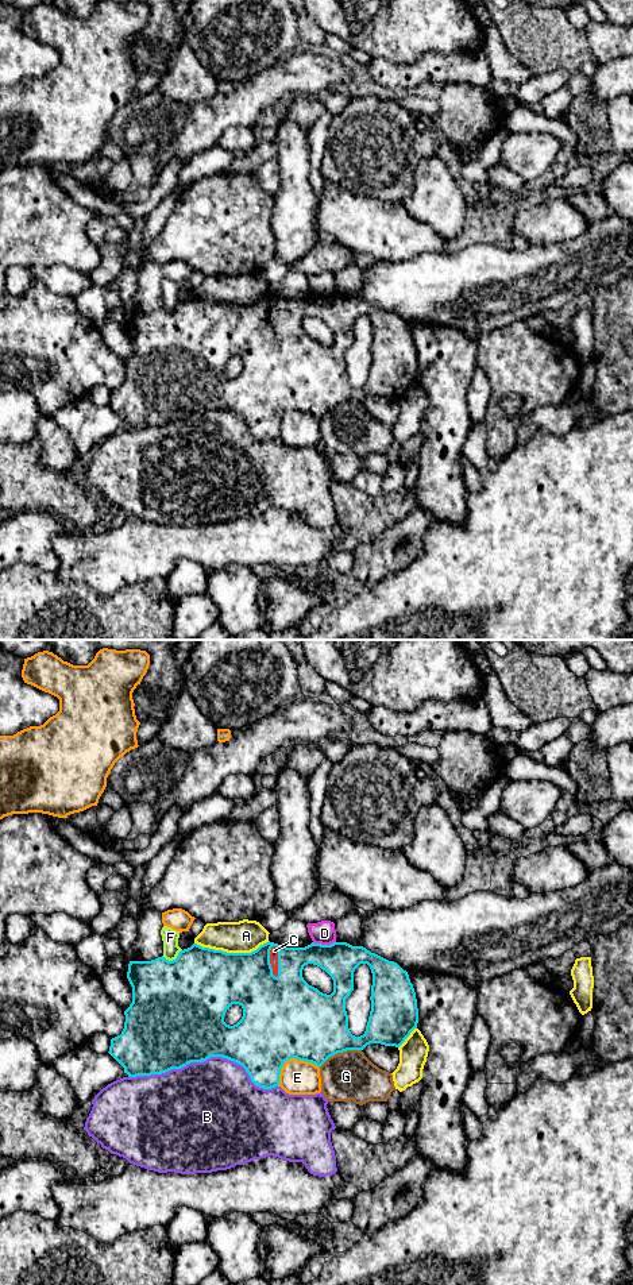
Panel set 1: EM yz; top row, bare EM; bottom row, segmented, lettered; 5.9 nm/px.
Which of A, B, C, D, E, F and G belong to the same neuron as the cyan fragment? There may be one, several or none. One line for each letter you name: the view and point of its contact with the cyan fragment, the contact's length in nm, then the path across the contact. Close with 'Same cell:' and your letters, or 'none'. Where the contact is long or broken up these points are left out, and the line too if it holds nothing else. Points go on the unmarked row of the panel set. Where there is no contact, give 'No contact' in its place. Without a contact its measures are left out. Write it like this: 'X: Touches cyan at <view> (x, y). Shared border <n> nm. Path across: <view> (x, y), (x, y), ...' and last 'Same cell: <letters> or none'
C: Touches cyan at yz (278, 313). Shared border 200 nm
Same cell: C

